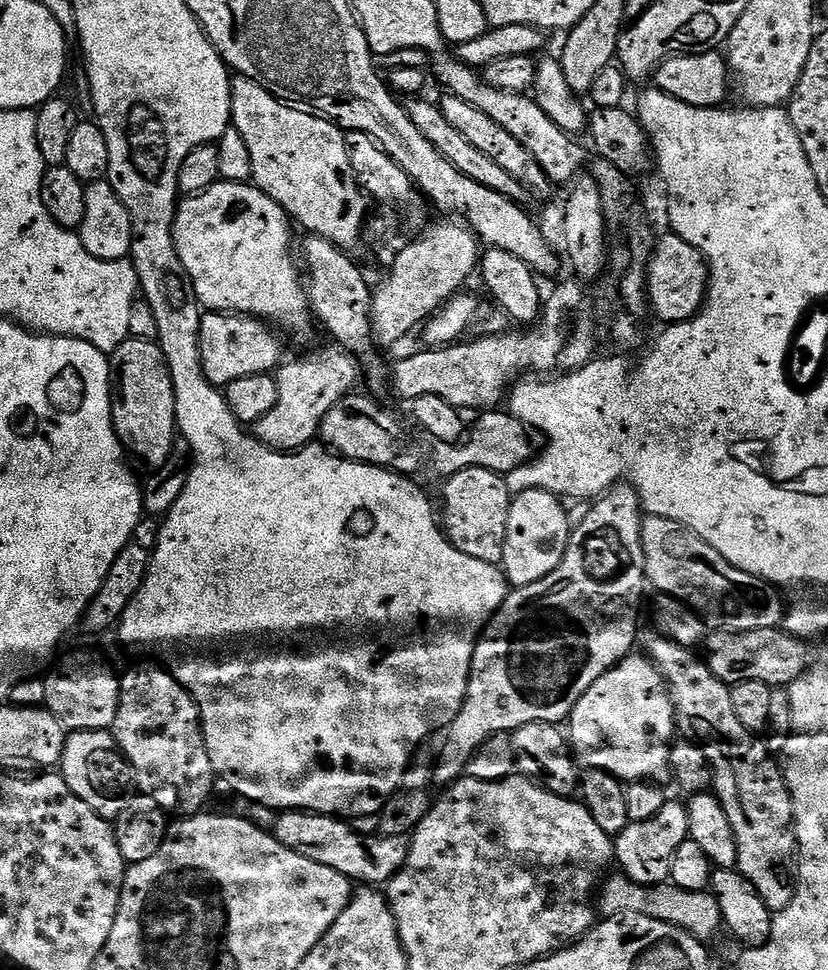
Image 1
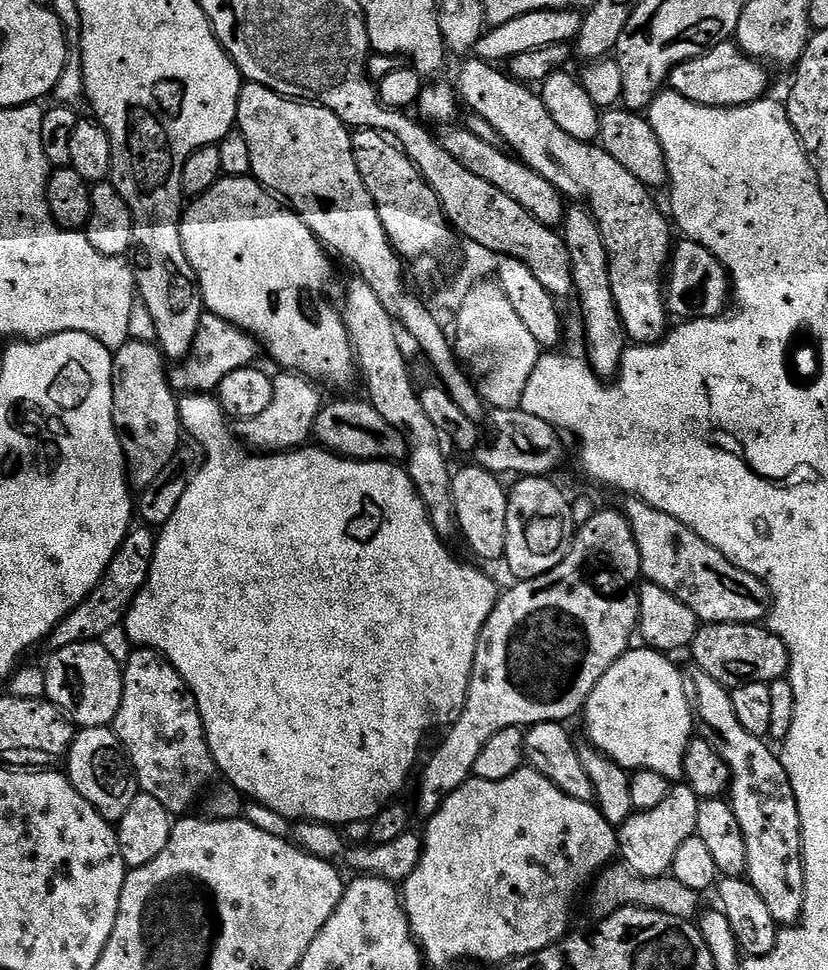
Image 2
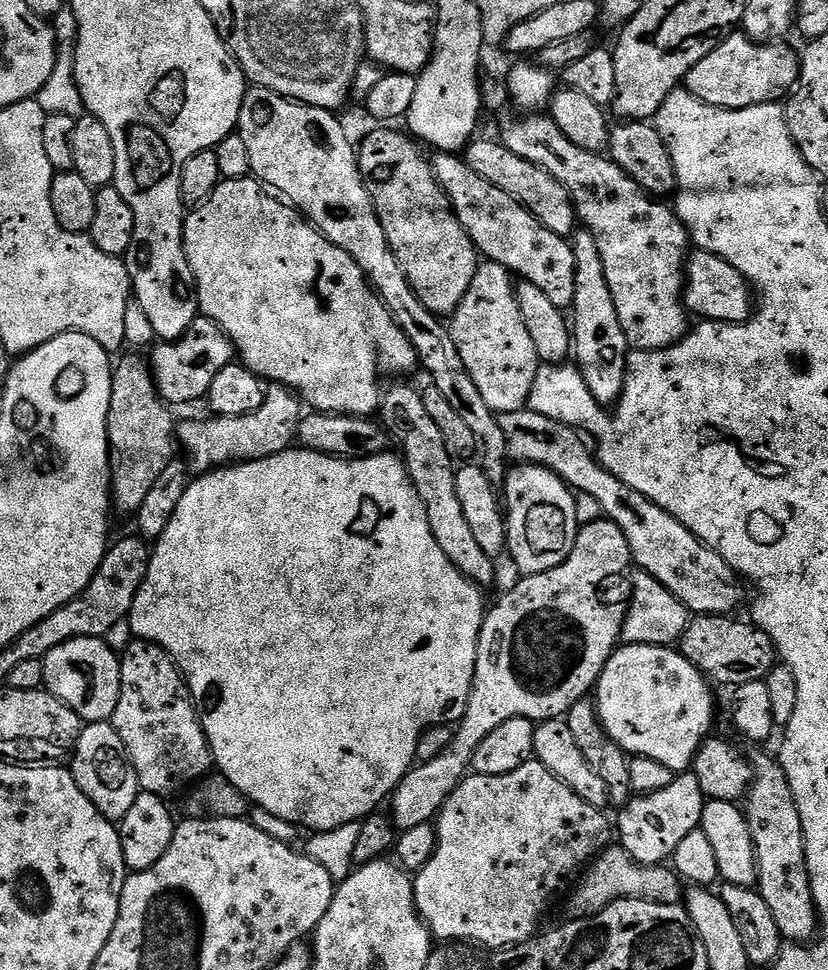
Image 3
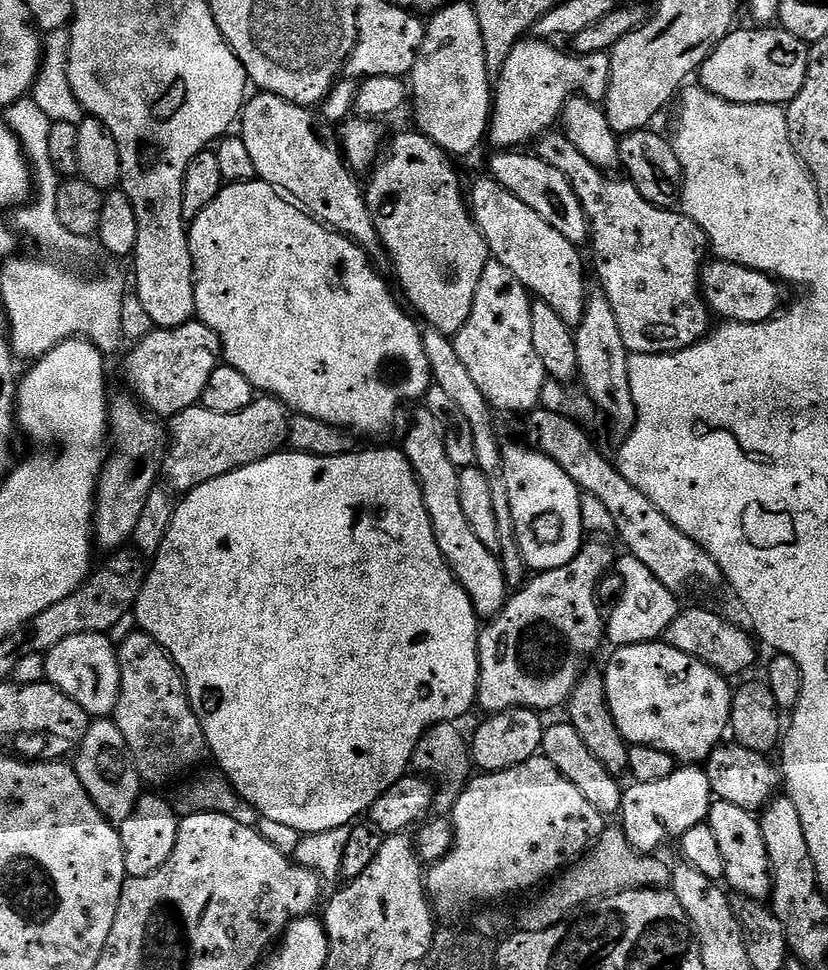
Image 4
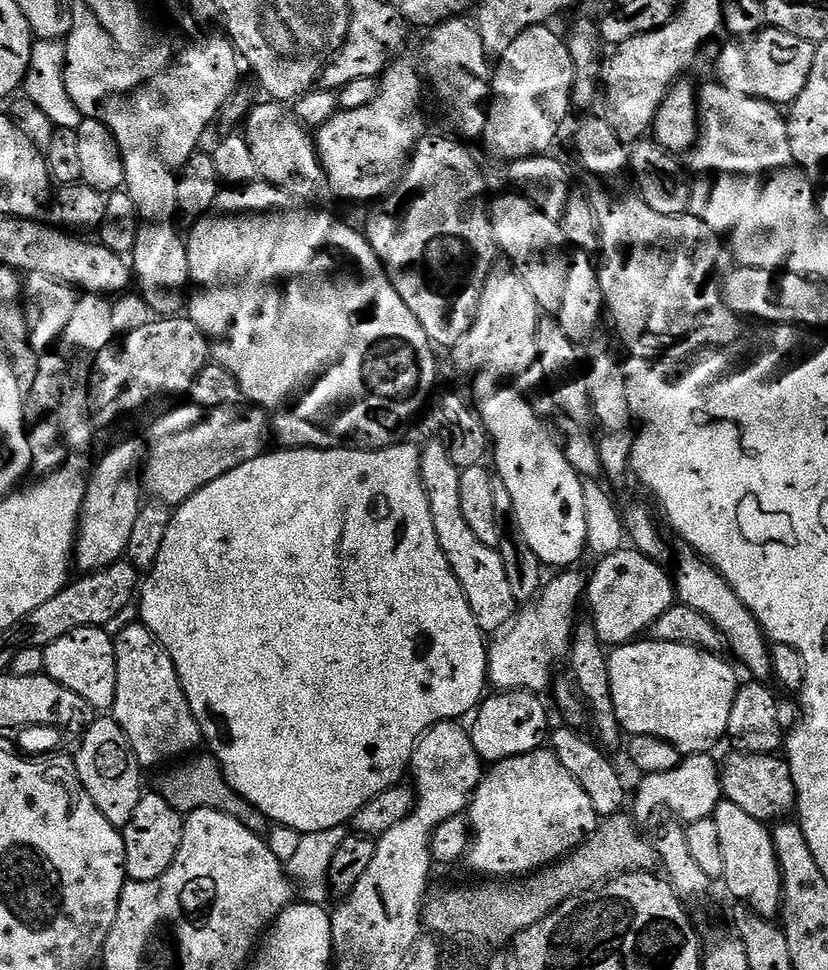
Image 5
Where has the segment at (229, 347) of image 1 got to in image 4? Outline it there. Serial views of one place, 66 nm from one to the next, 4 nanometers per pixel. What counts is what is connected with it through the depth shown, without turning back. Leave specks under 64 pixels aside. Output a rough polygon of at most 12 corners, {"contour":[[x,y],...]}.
{"contour":[[198,318],[156,328],[124,372],[160,418],[200,404],[222,352]]}

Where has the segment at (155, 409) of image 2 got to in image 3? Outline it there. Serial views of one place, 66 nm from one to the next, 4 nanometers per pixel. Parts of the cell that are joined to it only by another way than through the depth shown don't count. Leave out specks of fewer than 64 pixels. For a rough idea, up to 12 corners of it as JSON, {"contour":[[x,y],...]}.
{"contour":[[142,355],[112,369],[112,503],[131,517],[177,459]]}

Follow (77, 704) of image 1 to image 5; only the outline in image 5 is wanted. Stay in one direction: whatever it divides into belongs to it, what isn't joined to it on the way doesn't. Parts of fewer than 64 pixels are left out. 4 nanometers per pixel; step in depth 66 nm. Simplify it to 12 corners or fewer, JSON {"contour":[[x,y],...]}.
{"contour":[[75,628],[44,649],[47,676],[94,710],[116,697],[116,645]]}

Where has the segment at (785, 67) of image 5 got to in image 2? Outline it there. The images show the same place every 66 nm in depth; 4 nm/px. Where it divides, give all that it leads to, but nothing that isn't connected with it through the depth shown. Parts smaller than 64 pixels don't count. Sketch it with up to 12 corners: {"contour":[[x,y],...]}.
{"contour":[[735,42],[672,70],[671,91],[698,106],[765,99],[768,72]]}

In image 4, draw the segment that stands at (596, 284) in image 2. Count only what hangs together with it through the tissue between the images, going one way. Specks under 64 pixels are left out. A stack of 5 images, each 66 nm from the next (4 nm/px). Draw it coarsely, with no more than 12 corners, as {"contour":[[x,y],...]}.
{"contour":[[589,287],[575,325],[579,383],[623,438],[636,424],[630,353]]}

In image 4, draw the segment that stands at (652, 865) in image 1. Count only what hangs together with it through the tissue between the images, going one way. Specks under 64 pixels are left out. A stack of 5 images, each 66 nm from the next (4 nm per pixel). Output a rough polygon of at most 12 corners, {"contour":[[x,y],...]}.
{"contour":[[700,766],[624,788],[618,824],[641,854],[705,823]]}

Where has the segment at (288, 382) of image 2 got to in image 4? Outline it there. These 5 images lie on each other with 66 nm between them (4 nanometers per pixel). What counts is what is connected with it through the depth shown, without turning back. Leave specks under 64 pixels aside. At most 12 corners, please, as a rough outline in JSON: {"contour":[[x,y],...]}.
{"contour":[[201,405],[169,421],[163,475],[187,494],[287,443],[288,410]]}

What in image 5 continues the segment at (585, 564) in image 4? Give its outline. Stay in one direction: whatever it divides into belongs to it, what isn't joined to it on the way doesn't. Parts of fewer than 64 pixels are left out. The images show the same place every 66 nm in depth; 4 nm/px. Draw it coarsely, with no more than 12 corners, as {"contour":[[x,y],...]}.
{"contour":[[564,570],[491,637],[488,684],[544,694],[585,573]]}

